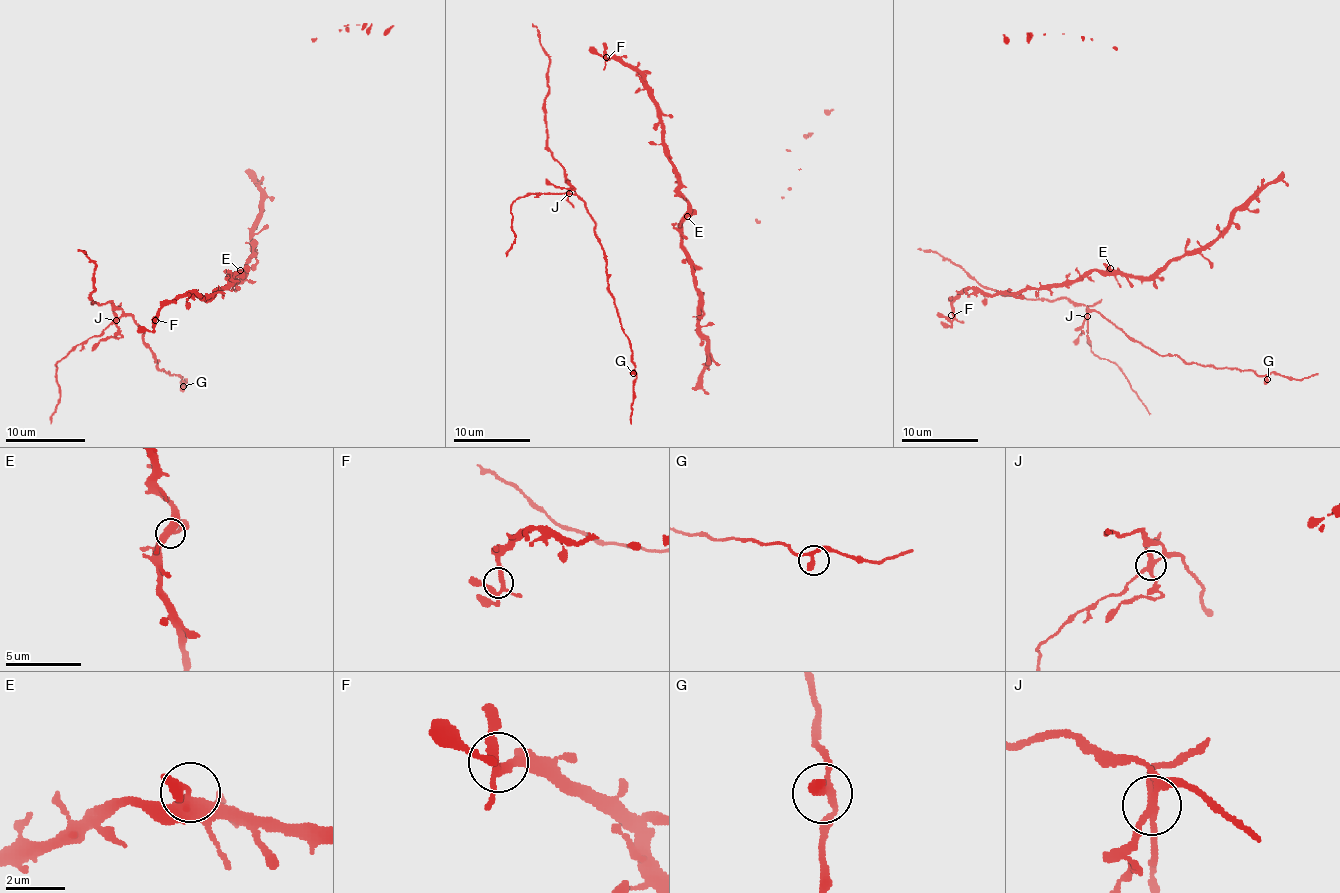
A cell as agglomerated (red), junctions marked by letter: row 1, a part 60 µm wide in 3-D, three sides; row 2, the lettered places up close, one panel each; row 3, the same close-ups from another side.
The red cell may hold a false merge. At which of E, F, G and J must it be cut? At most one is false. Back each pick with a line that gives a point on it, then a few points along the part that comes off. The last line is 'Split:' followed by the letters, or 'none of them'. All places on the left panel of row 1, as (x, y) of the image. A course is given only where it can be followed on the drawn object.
J: at (116, 320); foreign part runs (115, 320), (117, 334), (103, 338), (91, 350)
Split: J

